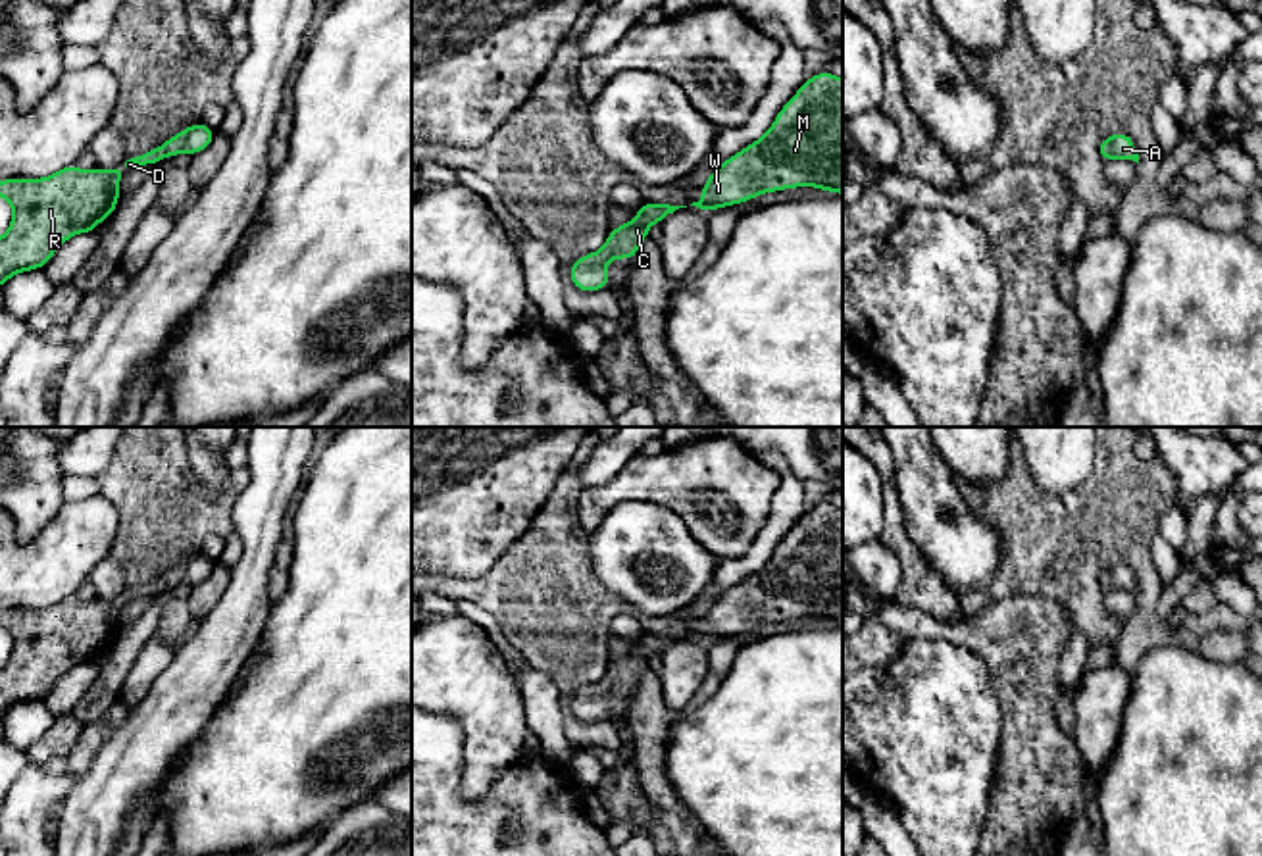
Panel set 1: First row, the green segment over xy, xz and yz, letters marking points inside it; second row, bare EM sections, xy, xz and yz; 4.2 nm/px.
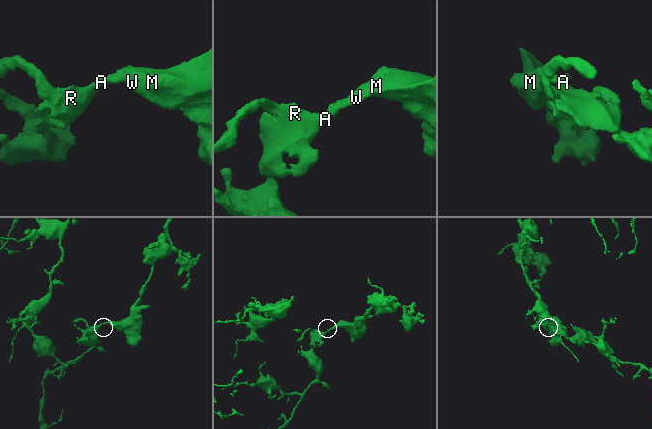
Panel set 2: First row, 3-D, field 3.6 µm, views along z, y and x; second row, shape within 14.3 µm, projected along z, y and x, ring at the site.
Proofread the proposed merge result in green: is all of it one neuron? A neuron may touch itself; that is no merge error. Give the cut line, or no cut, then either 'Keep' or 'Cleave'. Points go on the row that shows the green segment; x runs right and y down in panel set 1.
No split. Keep

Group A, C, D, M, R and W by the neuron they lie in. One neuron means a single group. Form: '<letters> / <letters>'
A C D M R W

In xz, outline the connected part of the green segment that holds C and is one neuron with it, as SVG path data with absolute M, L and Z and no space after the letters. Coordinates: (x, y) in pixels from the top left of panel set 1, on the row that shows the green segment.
M644 202L633 221L608 233L606 244L593 254L585 254L569 267L569 281L581 292L593 292L610 287L610 275L604 265L616 256L633 262L639 244L648 237L650 223L662 223L669 214L687 206L669 206Z

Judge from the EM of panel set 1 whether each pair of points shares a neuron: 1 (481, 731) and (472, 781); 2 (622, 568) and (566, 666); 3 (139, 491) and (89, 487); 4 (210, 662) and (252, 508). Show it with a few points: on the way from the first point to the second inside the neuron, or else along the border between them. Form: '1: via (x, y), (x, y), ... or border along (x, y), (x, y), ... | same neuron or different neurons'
1: via (481, 743), (479, 770) | same neuron
2: border along (591, 547), (595, 576), (628, 606) | different neurons
3: border along (95, 478), (100, 493) | different neurons
4: via (235, 624), (247, 603), (252, 547) | same neuron

